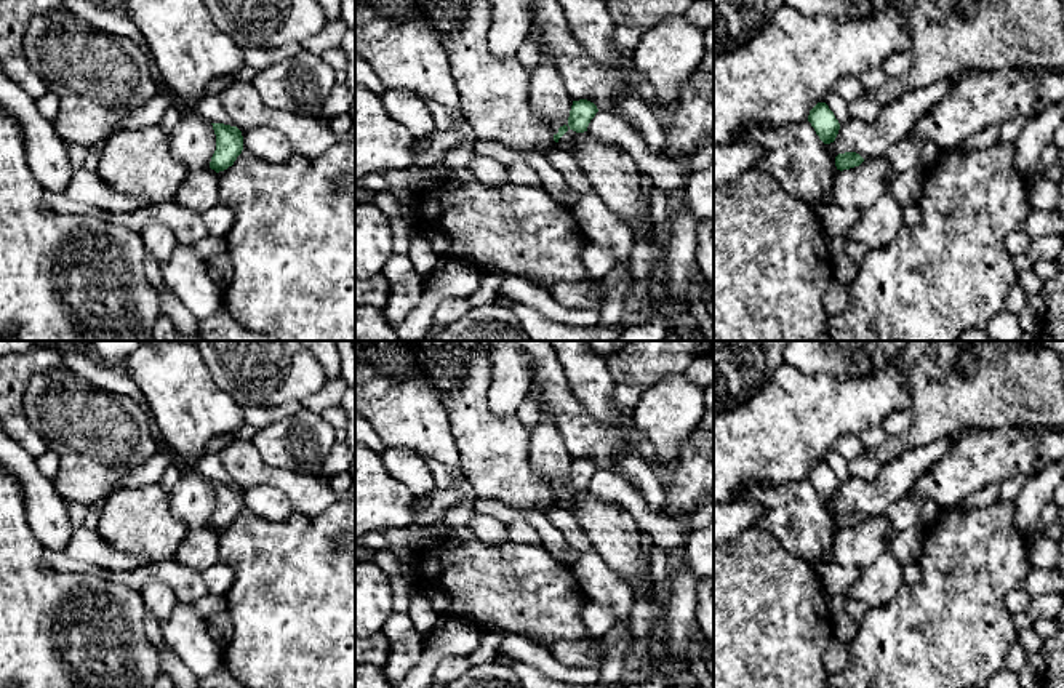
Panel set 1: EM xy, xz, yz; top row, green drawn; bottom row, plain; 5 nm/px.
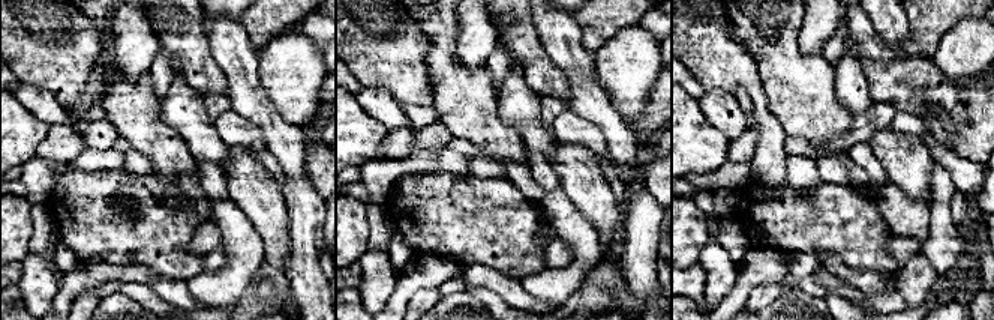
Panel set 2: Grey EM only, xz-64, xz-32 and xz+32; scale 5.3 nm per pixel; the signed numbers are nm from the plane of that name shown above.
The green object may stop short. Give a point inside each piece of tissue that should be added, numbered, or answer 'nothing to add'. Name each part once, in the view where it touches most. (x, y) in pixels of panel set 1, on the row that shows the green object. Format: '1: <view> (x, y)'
nothing to add

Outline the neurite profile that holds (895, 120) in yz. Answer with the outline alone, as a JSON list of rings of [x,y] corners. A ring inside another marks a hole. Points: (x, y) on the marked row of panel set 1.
[[[942,78],[930,86],[907,93],[904,98],[880,107],[875,122],[851,118],[840,125],[834,142],[826,144],[835,162],[838,154],[856,152],[862,158],[883,157],[891,146],[907,138],[915,123],[925,117],[954,86],[955,80]]]

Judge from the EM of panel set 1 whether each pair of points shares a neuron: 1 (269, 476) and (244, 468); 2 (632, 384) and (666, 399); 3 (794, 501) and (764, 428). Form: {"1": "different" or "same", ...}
{"1": "same", "2": "different", "3": "different"}

